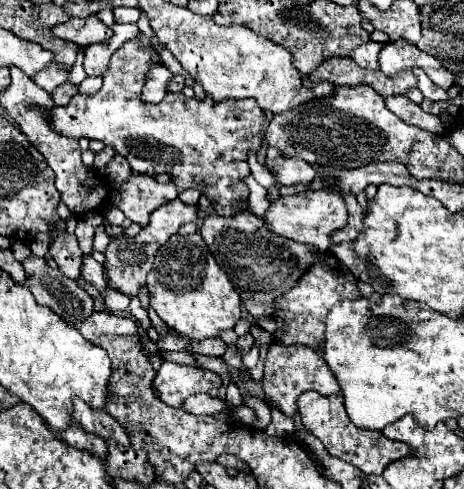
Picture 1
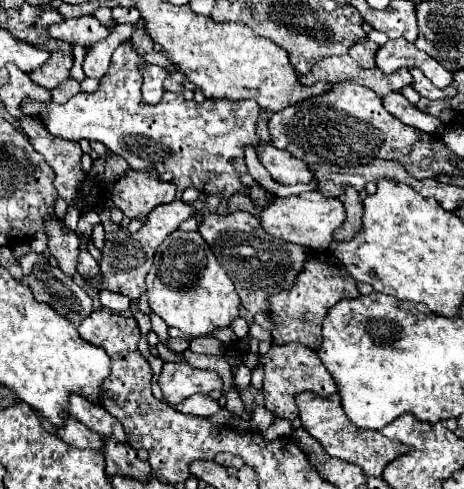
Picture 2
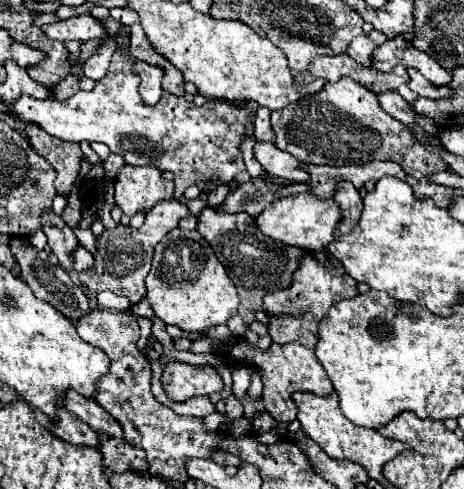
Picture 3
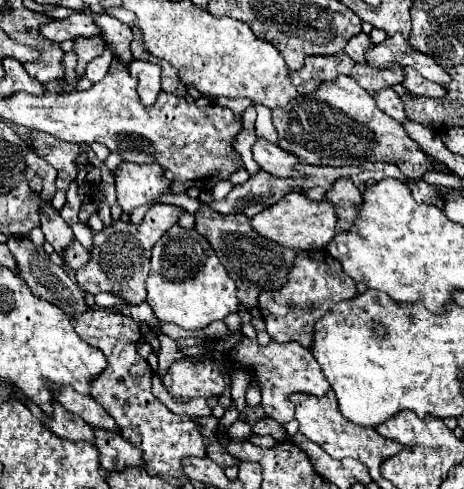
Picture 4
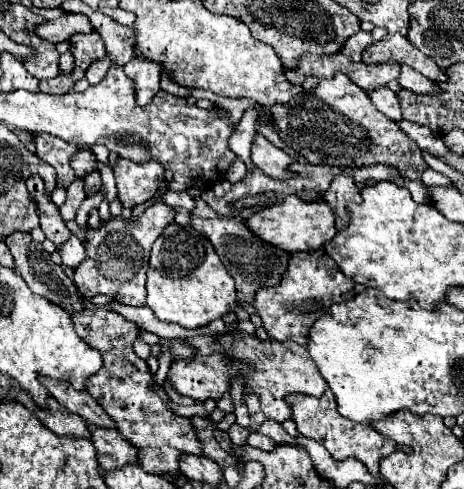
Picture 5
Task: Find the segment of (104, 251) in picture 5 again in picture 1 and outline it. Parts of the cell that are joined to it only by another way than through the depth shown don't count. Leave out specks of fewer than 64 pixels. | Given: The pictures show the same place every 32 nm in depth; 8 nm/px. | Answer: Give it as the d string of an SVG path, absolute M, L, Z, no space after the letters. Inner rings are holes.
M172 200L160 208L156 208L156 212L150 214L150 222L148 226L144 226L134 238L128 238L126 234L120 234L120 236L110 236L110 244L106 246L106 260L104 260L104 272L108 276L108 288L116 290L116 292L122 292L126 296L136 296L140 288L144 288L144 280L152 268L152 260L154 260L154 254L156 250L172 236L178 232L178 228L184 224L184 222L194 222L198 220L198 208L196 206L190 206L190 204L184 204L182 200Z

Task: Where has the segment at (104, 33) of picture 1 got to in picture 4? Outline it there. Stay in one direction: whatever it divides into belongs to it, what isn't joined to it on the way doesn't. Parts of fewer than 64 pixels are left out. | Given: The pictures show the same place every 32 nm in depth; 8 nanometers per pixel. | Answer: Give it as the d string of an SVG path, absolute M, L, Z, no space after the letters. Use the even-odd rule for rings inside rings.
M76 12L76 14L70 14L68 18L52 20L40 26L40 34L52 42L64 42L64 40L74 40L78 36L84 36L84 38L96 36L100 34L100 30L92 22L92 16Z

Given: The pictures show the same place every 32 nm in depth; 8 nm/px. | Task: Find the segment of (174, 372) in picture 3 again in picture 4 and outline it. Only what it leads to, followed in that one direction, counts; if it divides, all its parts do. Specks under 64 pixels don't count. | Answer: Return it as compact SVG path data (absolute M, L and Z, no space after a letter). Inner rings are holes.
M242 332L228 334L224 338L196 338L196 342L204 348L204 358L198 362L192 360L176 360L166 376L162 378L164 388L182 398L210 398L210 396L220 396L224 392L224 372L234 372L234 370L246 370L252 380L260 386L262 394L262 408L268 418L274 418L276 422L284 424L294 418L294 404L288 400L292 392L302 392L302 394L312 394L312 396L324 396L330 390L328 380L324 378L320 366L308 352L308 348L288 342L288 344L276 344L270 342L268 346L260 346L258 340L246 338Z

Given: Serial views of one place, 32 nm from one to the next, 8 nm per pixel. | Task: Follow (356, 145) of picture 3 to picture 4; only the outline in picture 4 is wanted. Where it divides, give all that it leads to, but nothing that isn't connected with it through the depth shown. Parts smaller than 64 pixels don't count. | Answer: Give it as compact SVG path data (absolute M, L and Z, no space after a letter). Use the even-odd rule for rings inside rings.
M338 76L336 80L326 80L320 84L316 92L296 96L296 100L290 100L284 108L272 110L272 122L280 134L280 148L292 152L300 158L300 162L306 164L328 164L328 166L362 166L364 162L388 162L396 164L402 174L410 180L420 180L424 172L434 170L434 166L426 160L426 154L420 150L420 146L410 140L410 136L404 132L402 124L386 116L378 110L374 98L356 84L356 80L348 76Z

